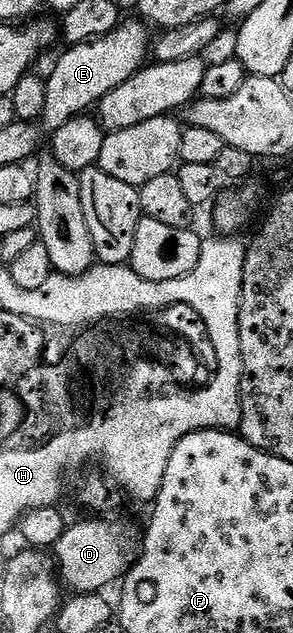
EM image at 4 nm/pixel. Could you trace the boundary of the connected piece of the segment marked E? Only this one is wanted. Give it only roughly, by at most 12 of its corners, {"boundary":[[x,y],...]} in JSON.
{"boundary":[[122,22],[70,46],[46,78],[47,133],[148,62],[149,29]]}

